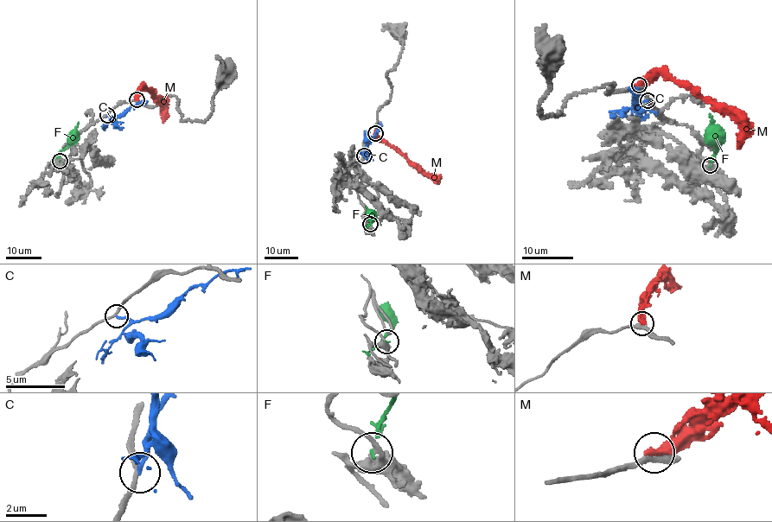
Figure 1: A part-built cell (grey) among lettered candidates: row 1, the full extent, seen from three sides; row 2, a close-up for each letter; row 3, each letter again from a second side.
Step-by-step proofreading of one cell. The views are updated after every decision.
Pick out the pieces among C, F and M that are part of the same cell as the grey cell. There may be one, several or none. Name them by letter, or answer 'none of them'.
none of them

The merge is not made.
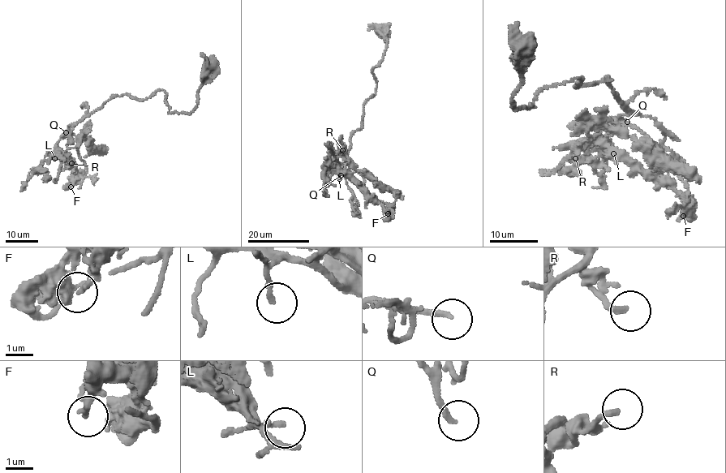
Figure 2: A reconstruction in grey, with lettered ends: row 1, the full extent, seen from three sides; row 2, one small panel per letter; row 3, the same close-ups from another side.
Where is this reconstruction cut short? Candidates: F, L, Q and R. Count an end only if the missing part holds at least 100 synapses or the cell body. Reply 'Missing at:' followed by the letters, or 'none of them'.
Missing at: Q

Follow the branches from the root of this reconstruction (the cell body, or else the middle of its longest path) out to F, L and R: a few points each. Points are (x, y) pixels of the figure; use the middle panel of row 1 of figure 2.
F: (383, 32), (388, 40), (372, 71), (375, 92), (353, 131), (345, 169), (334, 152), (329, 162), (388, 213)
L: (383, 32), (388, 40), (372, 71), (375, 92), (353, 131), (345, 169), (334, 152), (329, 162), (339, 178)
R: (383, 32), (388, 40), (372, 71), (375, 92), (364, 104), (343, 170), (334, 156), (342, 150)

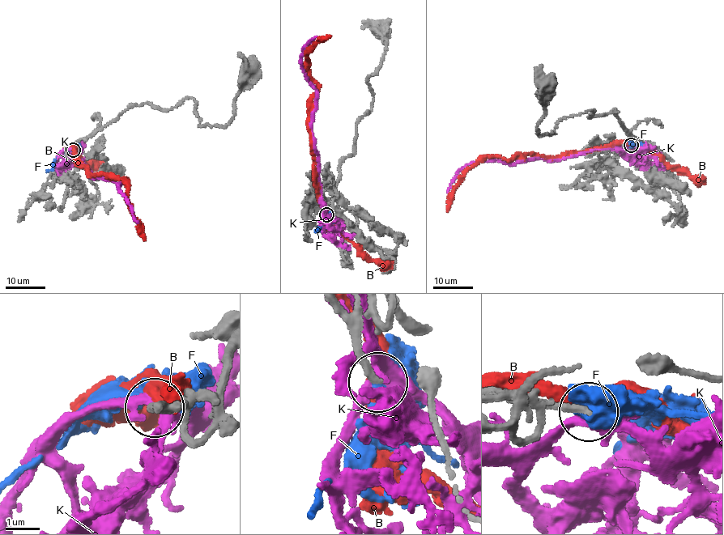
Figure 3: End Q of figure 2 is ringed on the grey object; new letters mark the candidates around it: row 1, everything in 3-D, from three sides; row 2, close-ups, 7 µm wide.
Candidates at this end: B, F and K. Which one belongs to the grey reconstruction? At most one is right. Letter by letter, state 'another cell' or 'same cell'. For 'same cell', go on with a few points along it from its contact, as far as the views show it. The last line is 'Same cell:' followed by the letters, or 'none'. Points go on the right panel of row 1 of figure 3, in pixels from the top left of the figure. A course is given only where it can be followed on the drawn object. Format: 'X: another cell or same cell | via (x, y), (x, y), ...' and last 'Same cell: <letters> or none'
B: another cell
F: same cell | via (630, 146), (634, 144), (636, 147), (628, 161)
K: another cell
Same cell: F

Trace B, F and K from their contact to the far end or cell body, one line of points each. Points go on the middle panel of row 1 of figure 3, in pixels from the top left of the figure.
B: (325, 213), (314, 181), (308, 122), (308, 100), (317, 83), (309, 76), (307, 56), (316, 43), (330, 35)
F: (326, 214), (323, 225), (315, 231)
K: (325, 214), (312, 121), (316, 107), (317, 89), (307, 78), (301, 63), (301, 56), (306, 45), (317, 36)

